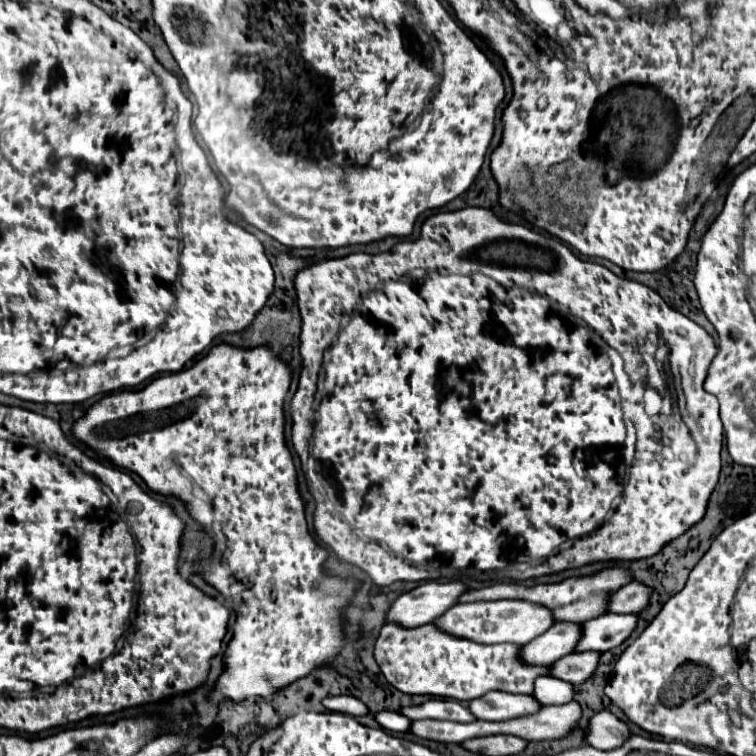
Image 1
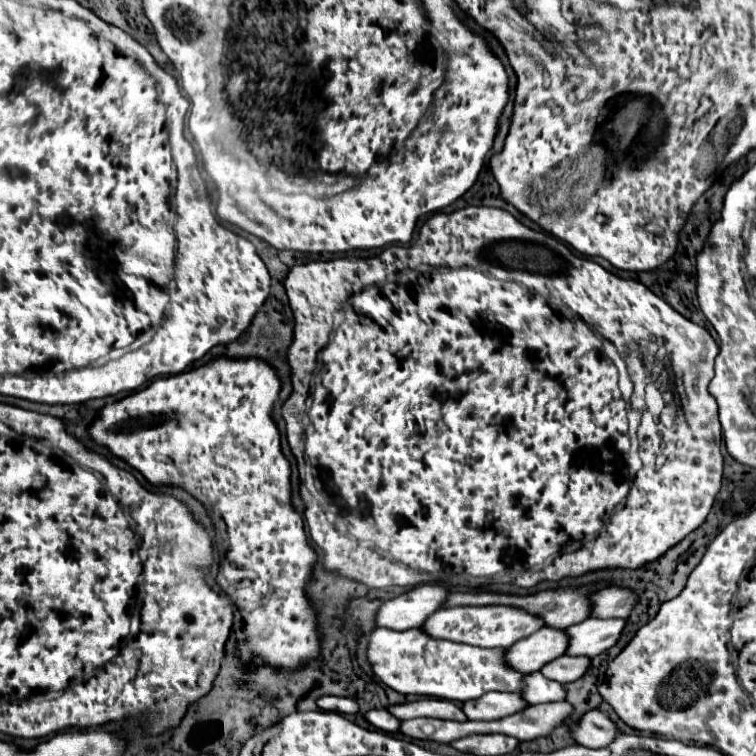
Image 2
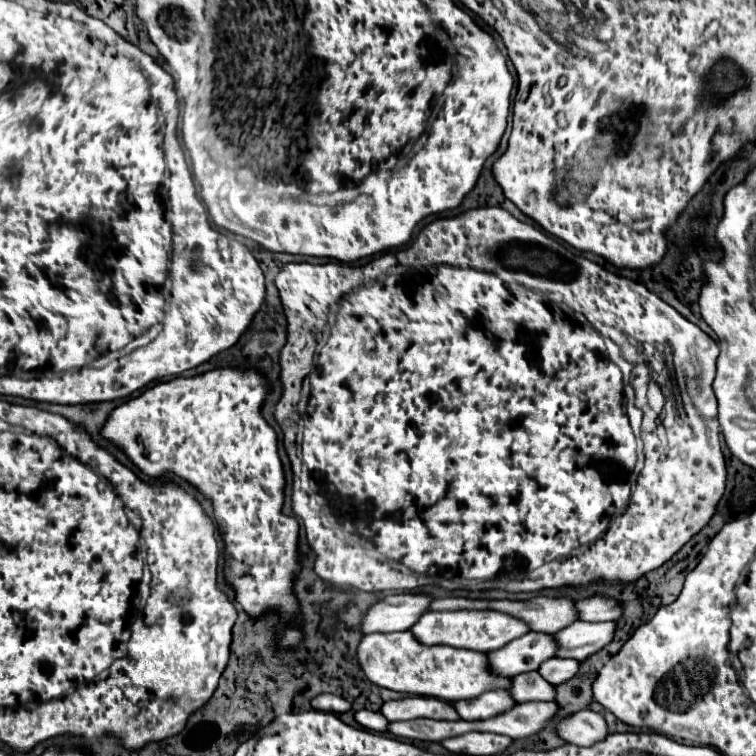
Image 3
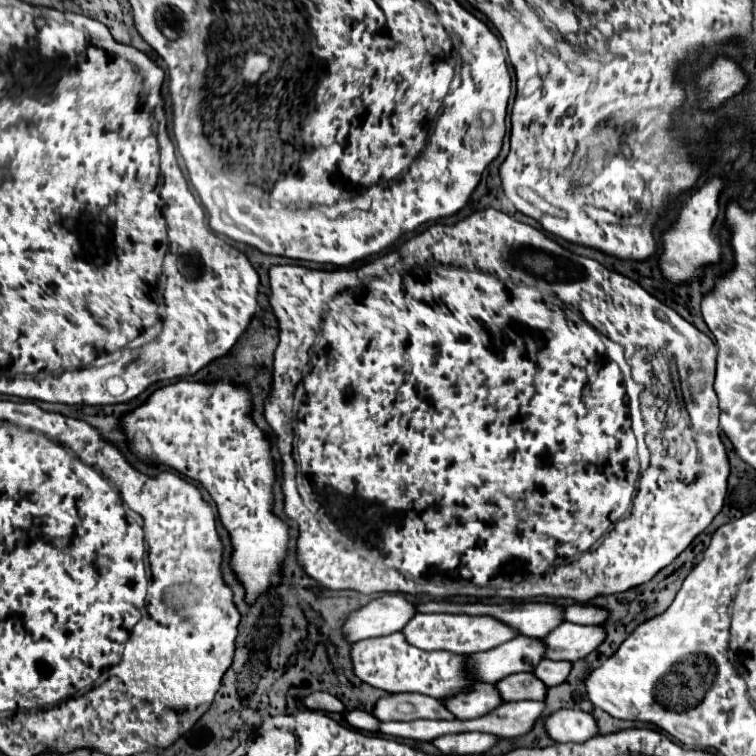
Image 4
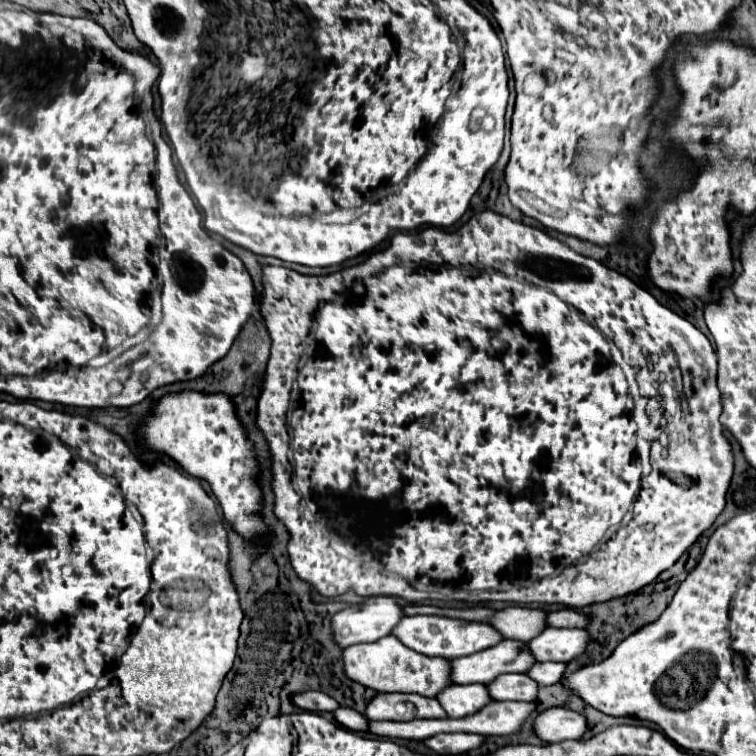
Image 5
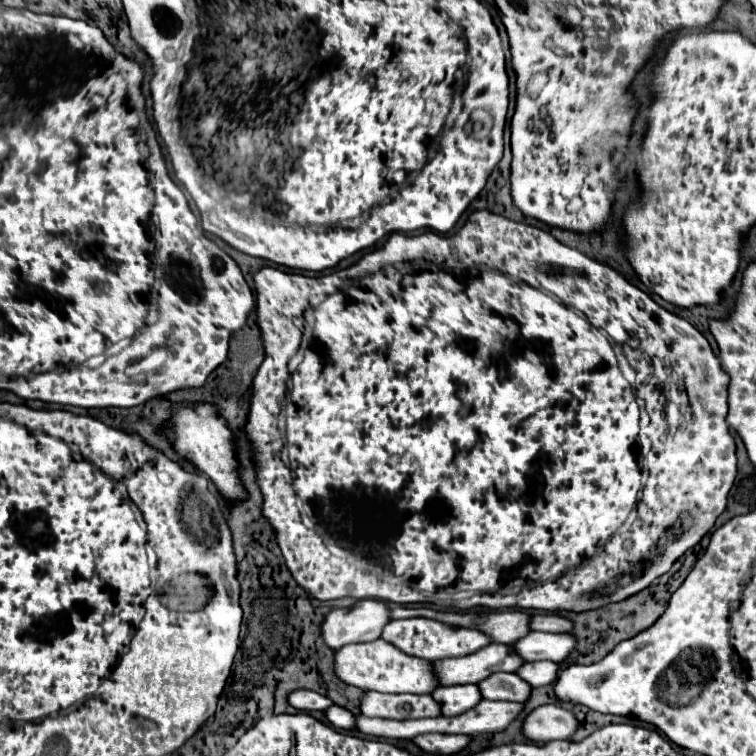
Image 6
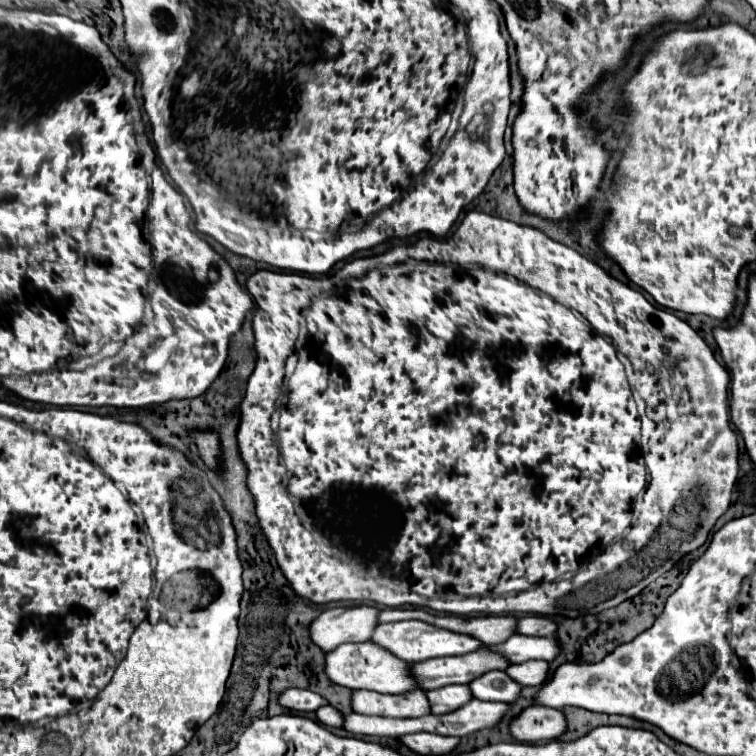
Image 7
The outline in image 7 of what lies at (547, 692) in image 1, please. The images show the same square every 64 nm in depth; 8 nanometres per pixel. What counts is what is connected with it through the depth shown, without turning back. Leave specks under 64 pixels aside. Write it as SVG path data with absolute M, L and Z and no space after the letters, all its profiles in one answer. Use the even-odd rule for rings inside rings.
M500 670L486 672L484 676L472 680L470 688L474 698L492 700L492 702L508 702L508 704L516 702L522 692L522 686L516 684L516 680L512 680L506 672L500 672Z

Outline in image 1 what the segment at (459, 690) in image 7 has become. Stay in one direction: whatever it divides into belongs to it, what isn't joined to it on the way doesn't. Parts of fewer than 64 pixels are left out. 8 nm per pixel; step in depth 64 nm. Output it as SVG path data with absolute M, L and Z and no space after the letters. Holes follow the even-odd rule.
M488 692L476 700L470 702L470 712L480 718L480 720L510 720L512 716L528 716L528 712L538 712L542 706L536 702L534 696L524 696L524 694L510 694L510 692Z

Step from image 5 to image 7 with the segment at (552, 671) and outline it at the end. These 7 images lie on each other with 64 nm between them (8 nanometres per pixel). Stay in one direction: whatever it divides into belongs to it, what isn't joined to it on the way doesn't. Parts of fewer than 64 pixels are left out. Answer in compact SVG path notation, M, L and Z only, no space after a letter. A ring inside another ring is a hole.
M528 660L524 664L512 664L506 672L510 678L524 686L540 686L548 680L550 664L544 660Z

